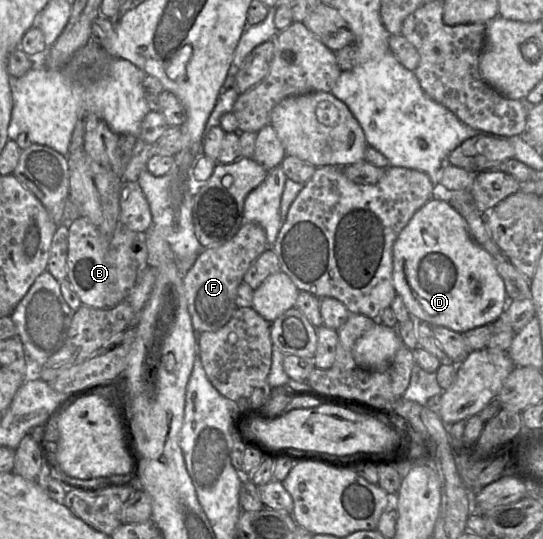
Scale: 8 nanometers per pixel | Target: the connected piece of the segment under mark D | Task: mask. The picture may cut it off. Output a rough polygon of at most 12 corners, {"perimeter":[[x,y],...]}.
{"perimeter":[[443,195],[393,245],[411,316],[461,334],[493,324],[506,289]]}

